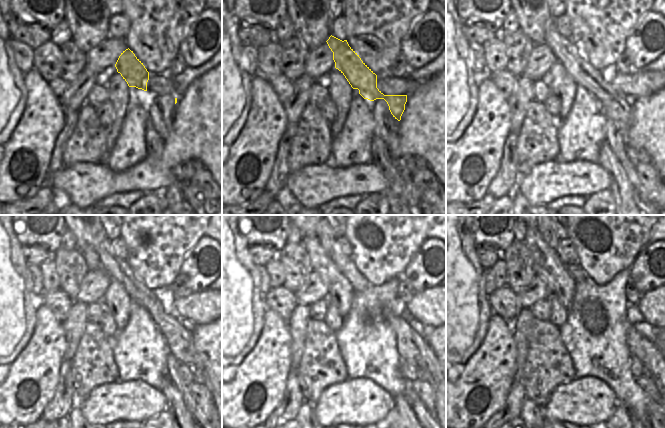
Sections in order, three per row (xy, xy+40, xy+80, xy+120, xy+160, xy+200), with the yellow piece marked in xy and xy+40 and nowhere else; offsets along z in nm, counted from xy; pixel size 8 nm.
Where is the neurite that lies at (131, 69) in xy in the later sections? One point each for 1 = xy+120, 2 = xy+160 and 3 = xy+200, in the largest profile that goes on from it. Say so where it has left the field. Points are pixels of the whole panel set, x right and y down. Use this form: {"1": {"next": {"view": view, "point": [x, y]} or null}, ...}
{"1": {"next": {"view": "xy+120", "point": [179, 340]}}, "2": {"next": {"view": "xy+160", "point": [411, 347]}}, "3": {"next": {"view": "xy+200", "point": [645, 351]}}}

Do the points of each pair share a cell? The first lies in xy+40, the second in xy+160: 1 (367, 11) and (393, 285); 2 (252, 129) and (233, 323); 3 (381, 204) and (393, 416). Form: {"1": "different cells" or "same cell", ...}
{"1": "different cells", "2": "different cells", "3": "same cell"}

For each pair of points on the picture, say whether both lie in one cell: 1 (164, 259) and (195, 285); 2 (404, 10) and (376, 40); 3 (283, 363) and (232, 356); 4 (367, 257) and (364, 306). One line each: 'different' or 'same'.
1: different
2: same
3: different
4: different

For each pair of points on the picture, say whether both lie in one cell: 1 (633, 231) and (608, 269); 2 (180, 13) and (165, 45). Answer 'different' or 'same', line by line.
1: same
2: same

